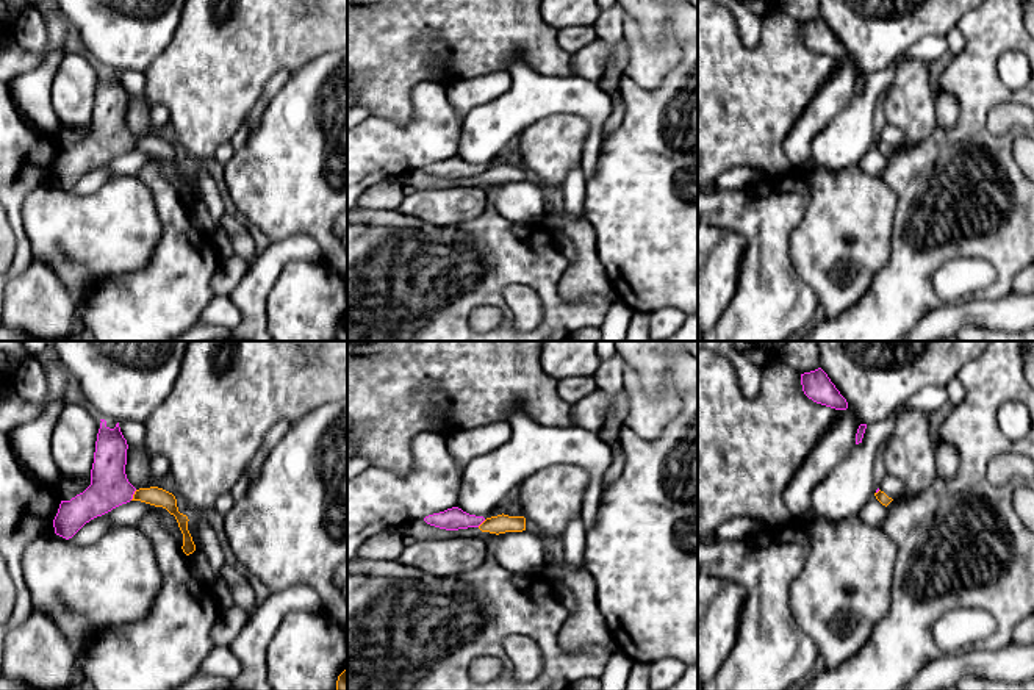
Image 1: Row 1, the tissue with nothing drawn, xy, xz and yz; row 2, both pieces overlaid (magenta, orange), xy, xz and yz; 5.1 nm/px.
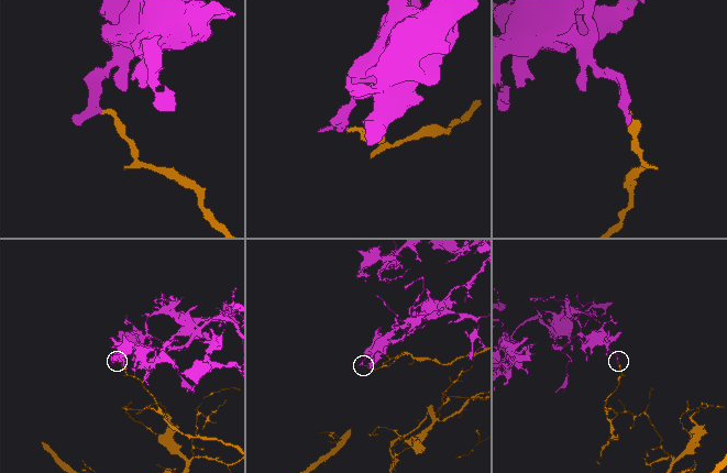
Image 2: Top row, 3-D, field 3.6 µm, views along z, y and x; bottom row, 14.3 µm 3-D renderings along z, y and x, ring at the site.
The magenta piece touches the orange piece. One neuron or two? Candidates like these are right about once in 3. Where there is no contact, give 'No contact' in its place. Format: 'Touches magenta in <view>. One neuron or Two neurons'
Touches magenta in xy. Two neurons

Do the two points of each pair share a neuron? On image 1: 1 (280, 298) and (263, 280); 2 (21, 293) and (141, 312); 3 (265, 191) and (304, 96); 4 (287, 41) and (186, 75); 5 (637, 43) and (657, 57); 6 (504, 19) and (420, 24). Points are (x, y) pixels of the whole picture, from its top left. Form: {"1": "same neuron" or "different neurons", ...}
{"1": "different neurons", "2": "different neurons", "3": "same neuron", "4": "same neuron", "5": "same neuron", "6": "same neuron"}

